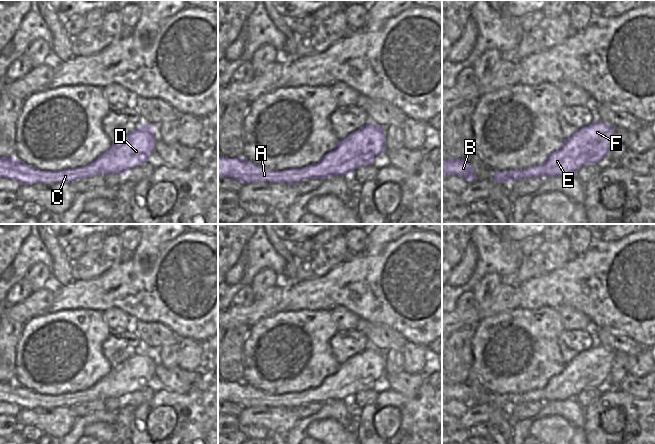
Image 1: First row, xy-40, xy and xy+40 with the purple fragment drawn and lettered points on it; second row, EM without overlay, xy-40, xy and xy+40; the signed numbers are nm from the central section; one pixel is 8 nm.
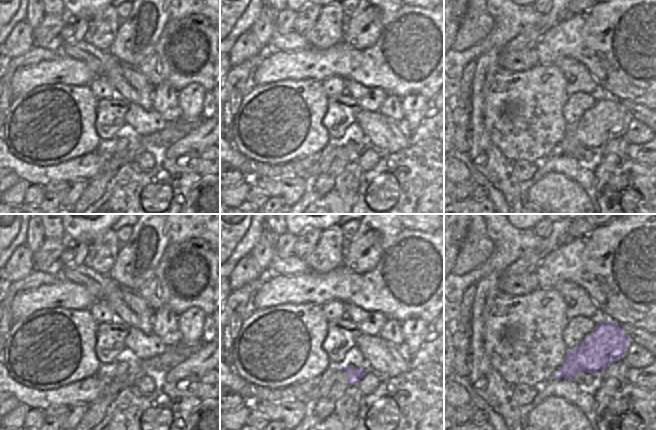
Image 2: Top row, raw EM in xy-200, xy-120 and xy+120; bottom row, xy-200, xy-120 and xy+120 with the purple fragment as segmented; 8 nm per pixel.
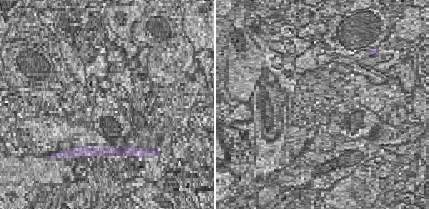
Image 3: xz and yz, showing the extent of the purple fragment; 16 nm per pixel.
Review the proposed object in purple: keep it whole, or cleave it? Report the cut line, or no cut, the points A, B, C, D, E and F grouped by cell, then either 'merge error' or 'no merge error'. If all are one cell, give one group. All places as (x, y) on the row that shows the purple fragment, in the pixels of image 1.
no cut; A B C D E F; no merge error

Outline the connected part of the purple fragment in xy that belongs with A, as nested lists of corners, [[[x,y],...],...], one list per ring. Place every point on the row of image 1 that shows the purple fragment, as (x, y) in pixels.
[[[368,123],[341,140],[333,151],[317,163],[299,169],[267,171],[243,157],[229,159],[218,155],[218,179],[229,177],[244,185],[261,181],[295,185],[305,179],[324,180],[327,177],[351,175],[359,167],[372,165],[385,150],[384,127]]]

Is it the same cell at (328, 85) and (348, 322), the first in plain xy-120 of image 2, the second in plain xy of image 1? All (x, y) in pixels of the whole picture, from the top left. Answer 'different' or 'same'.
same

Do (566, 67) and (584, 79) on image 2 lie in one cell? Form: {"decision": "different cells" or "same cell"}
{"decision": "same cell"}

